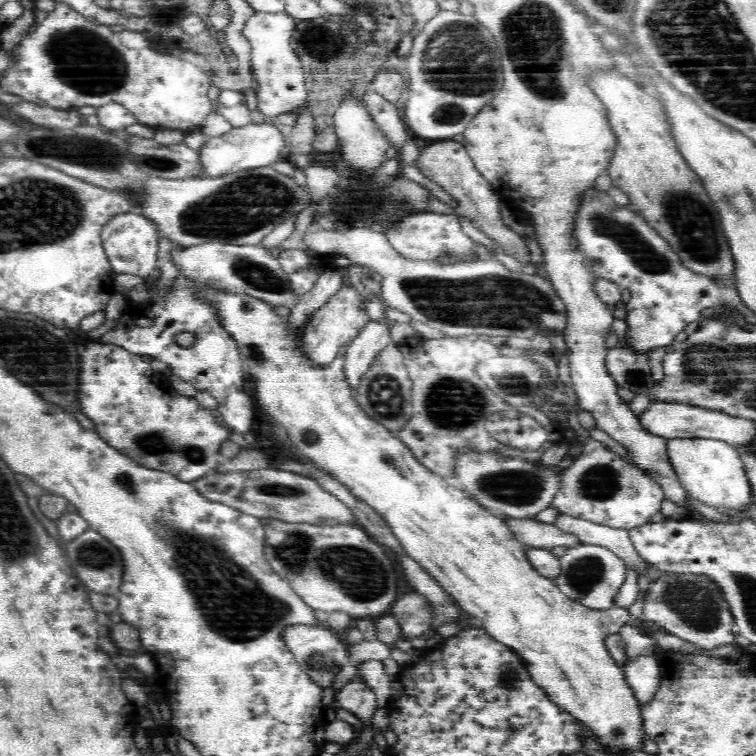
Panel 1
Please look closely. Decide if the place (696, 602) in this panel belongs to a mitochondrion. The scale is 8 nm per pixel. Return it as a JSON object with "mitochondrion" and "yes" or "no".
{"mitochondrion":"yes"}

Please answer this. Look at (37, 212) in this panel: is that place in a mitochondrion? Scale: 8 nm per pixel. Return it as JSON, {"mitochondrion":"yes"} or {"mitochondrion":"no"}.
{"mitochondrion":"yes"}

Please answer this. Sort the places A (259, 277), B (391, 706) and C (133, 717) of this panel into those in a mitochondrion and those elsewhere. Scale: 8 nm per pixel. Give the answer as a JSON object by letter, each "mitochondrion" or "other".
{"A":"mitochondrion","B":"other","C":"other"}

